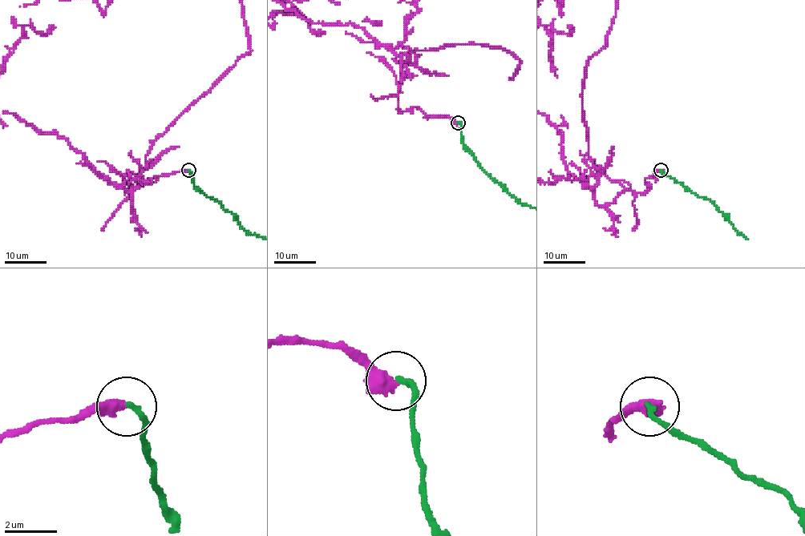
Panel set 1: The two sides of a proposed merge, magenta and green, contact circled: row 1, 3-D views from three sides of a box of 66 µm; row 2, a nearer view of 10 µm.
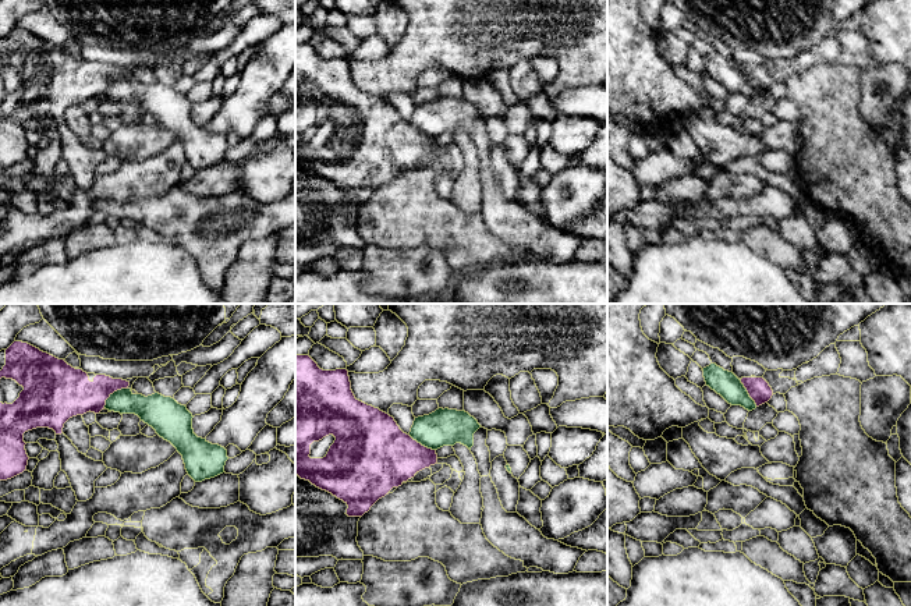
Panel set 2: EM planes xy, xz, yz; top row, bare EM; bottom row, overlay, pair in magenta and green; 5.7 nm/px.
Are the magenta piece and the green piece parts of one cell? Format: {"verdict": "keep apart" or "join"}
{"verdict": "keep apart"}

